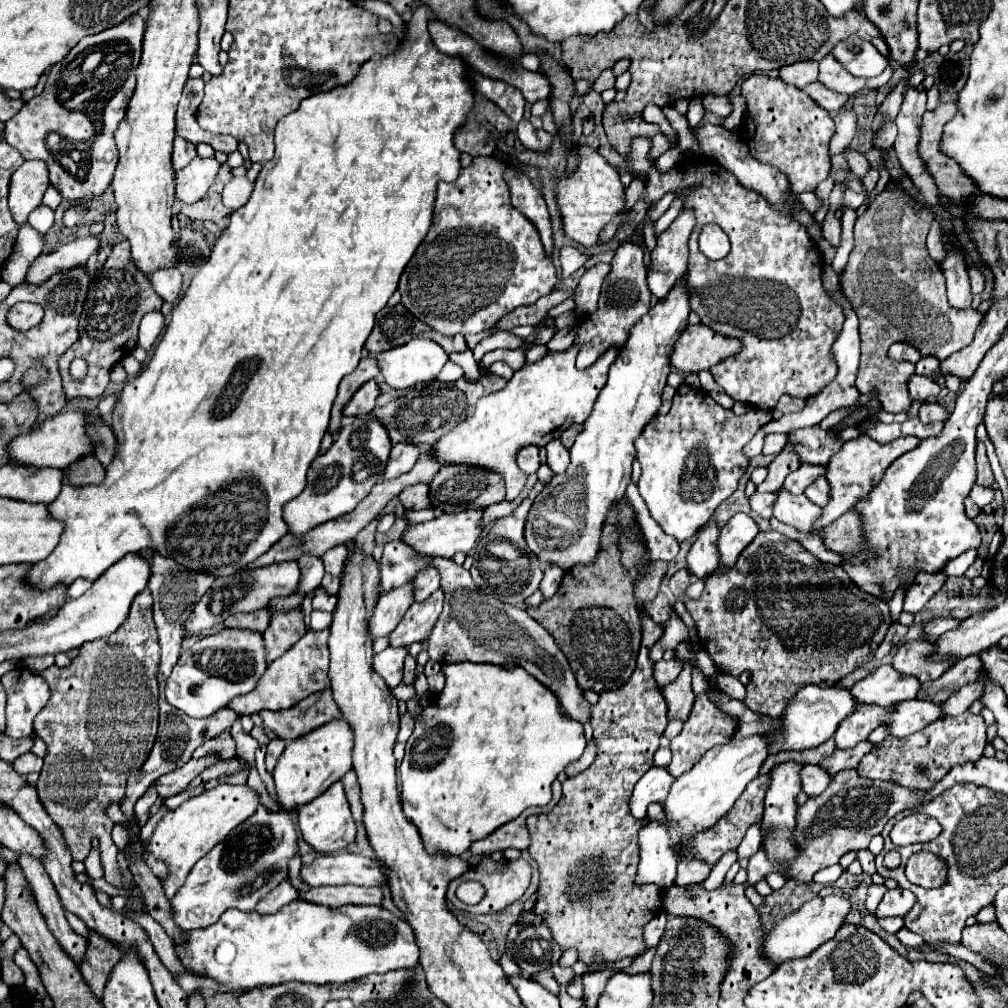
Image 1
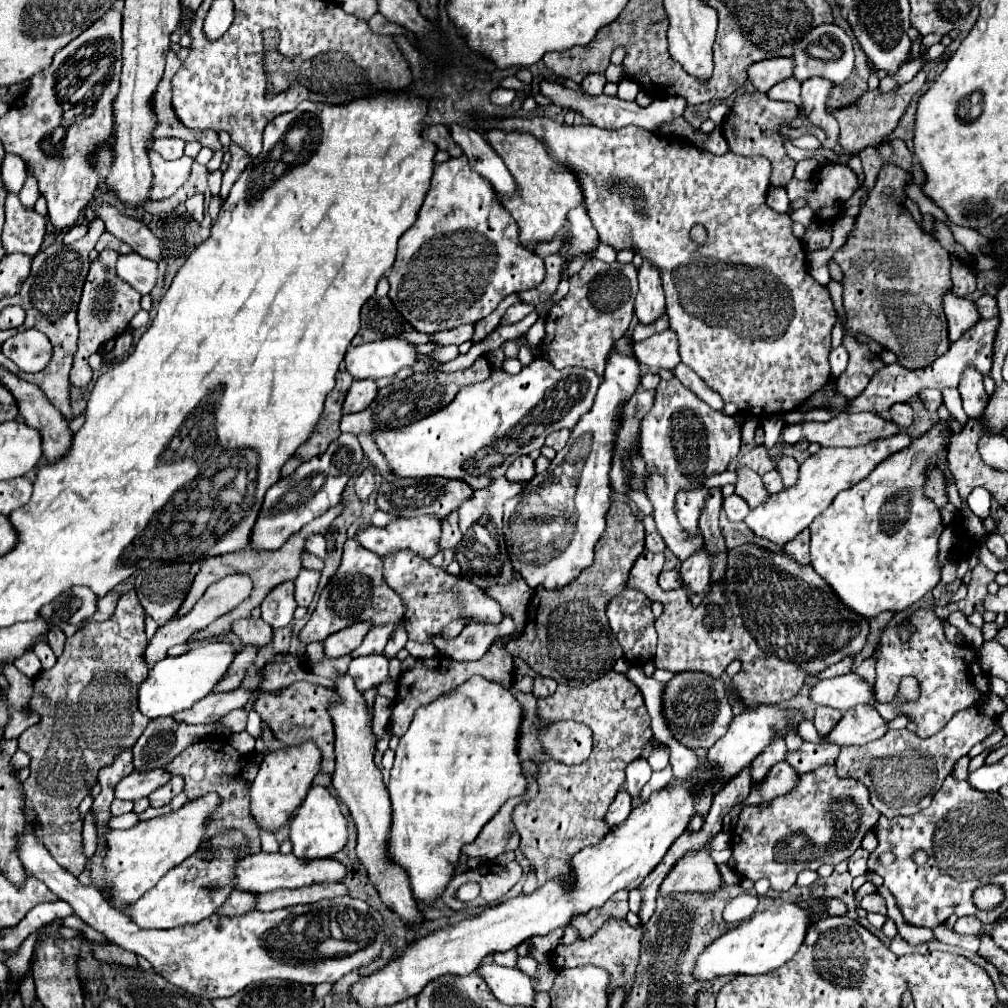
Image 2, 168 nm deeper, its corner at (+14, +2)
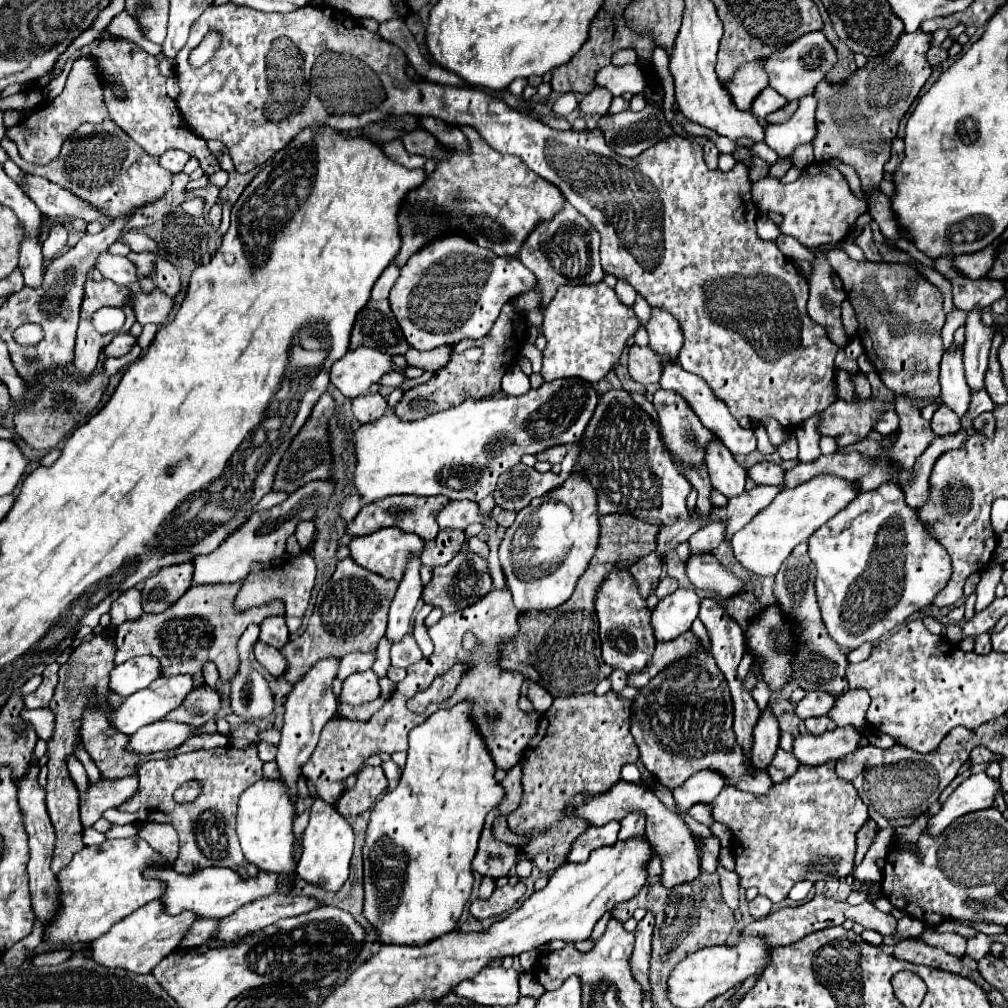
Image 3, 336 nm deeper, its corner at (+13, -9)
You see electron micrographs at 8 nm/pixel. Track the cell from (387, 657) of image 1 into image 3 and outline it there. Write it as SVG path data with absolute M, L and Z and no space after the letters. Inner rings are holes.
M361 671L353 673L343 681L343 689L339 693L339 703L347 705L363 705L367 701L373 701L379 697L379 683L377 675L373 671Z

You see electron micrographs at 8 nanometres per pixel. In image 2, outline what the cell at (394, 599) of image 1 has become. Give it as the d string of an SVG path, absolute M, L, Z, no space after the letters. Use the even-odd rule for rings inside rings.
M358 622L358 626L346 626L346 630L340 630L324 640L324 652L330 658L338 658L344 654L350 654L354 648L362 644L362 638L370 632L374 626L366 626L366 622Z

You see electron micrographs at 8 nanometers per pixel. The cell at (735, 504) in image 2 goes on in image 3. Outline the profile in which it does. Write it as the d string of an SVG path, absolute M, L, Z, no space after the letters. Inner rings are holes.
M711 523L711 525L703 527L701 531L697 531L695 535L689 537L689 551L695 553L695 555L711 553L715 547L721 545L723 533L725 533L723 523Z

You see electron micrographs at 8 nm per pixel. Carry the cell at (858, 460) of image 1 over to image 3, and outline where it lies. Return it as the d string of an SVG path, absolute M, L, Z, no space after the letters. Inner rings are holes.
M819 475L807 483L797 485L795 489L781 491L767 509L759 511L741 531L733 535L733 549L735 559L755 575L775 575L781 567L781 563L789 557L793 547L807 541L813 531L817 531L831 515L839 513L843 505L851 503L857 497L855 489L851 487L851 481L845 481L835 475Z

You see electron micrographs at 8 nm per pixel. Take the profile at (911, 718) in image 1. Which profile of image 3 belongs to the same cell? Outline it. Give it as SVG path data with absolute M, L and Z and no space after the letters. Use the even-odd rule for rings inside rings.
M839 727L823 735L805 733L795 737L791 755L803 765L821 765L855 751L859 739L861 733L855 727Z

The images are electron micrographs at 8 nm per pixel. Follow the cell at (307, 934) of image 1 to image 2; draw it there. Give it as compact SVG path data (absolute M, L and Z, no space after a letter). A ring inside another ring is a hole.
M24 830L22 834L18 834L16 838L16 854L22 862L22 866L26 868L26 872L38 880L42 880L54 894L58 894L60 900L66 900L72 908L74 914L88 926L92 926L94 930L102 932L110 942L118 944L124 950L134 952L136 956L146 958L148 962L152 962L154 970L158 974L162 974L168 982L172 982L174 986L184 988L190 994L214 1000L214 998L228 998L234 996L236 992L244 990L248 984L252 982L266 982L266 980L288 980L288 982L300 982L300 984L322 984L322 982L338 982L344 974L358 970L362 966L372 964L374 960L380 958L382 954L382 946L386 944L386 934L382 932L382 916L378 910L374 910L370 904L366 904L364 900L356 900L352 896L340 896L334 898L334 904L338 902L346 902L350 908L354 904L354 914L358 914L360 918L360 930L366 930L366 938L370 938L370 944L366 944L362 950L356 950L354 954L346 954L346 958L326 958L326 962L310 962L310 966L286 966L286 962L278 962L278 958L274 958L274 954L270 954L270 950L266 950L266 946L262 946L262 938L266 938L266 930L270 930L270 926L276 926L278 922L282 922L282 918L294 918L294 912L290 908L284 910L274 910L274 912L248 912L242 916L220 916L220 914L212 914L210 918L194 924L194 926L178 926L174 930L142 930L138 926L134 926L134 922L130 922L124 914L120 914L118 910L110 908L108 902L104 900L102 892L96 886L82 886L78 882L76 876L72 876L68 870L62 870L62 866L58 866L58 862L54 862L52 854L46 850L46 846L42 846L40 836L34 830Z

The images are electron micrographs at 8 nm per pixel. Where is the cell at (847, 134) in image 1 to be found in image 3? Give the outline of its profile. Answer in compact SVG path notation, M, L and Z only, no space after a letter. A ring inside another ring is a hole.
M807 143L807 145L799 145L793 153L793 165L797 169L803 169L805 165L811 165L813 163L813 145Z

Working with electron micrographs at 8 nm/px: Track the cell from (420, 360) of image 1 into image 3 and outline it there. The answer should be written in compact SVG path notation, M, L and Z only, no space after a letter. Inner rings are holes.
M359 347L349 351L331 367L331 383L349 399L369 393L369 389L391 371L391 357L375 349Z

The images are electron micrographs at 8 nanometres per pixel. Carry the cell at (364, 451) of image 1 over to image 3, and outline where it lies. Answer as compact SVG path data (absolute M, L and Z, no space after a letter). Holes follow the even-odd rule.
M311 481L303 485L295 493L291 493L281 505L255 513L245 525L241 525L235 533L231 533L219 549L207 555L197 555L193 561L193 579L191 585L215 585L215 583L235 583L241 581L253 563L271 561L271 557L279 557L285 553L285 541L295 533L295 527L305 521L317 519L317 509L323 501L327 501L333 493L331 481Z

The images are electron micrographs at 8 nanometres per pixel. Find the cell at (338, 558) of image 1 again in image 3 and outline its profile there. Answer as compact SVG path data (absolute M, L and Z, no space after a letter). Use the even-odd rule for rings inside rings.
M301 521L295 529L295 537L301 545L303 551L309 551L309 545L311 545L311 539L313 539L313 533L315 533L315 523L313 521Z

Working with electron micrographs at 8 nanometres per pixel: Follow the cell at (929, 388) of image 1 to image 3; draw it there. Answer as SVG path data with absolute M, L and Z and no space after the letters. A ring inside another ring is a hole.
M941 405L931 419L931 429L937 437L953 435L955 431L961 429L961 419L951 409L947 409L947 405Z

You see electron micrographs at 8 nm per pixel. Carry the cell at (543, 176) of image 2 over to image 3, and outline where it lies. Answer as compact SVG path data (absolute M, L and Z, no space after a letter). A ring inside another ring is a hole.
M471 127L459 129L469 141L469 153L451 151L449 159L437 159L435 171L425 177L423 185L407 193L399 207L401 249L395 257L397 267L403 267L417 249L447 233L463 233L495 255L515 255L533 227L563 207L561 191L527 169L519 157L495 151Z

